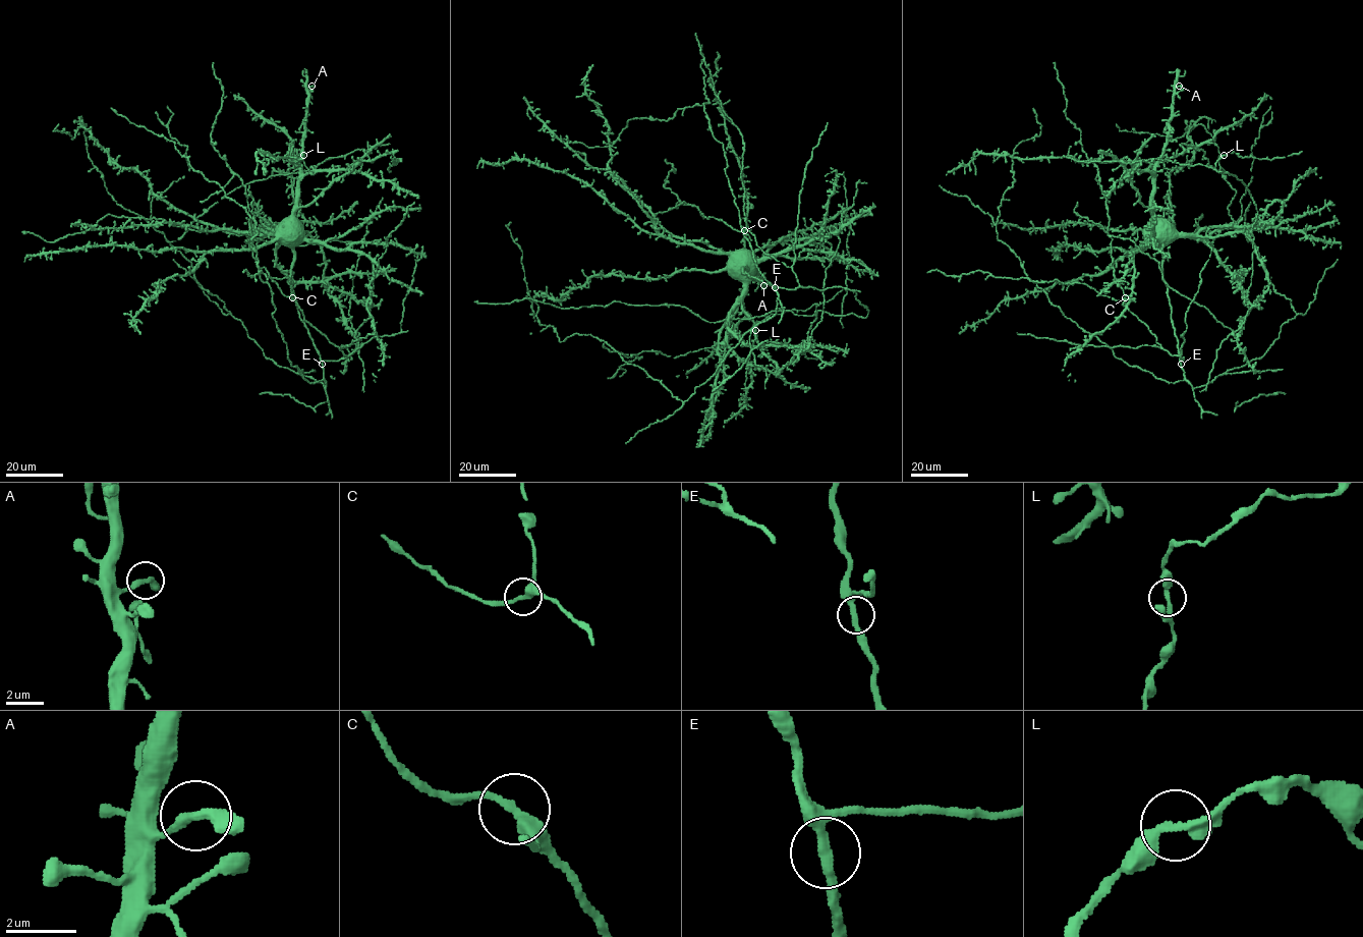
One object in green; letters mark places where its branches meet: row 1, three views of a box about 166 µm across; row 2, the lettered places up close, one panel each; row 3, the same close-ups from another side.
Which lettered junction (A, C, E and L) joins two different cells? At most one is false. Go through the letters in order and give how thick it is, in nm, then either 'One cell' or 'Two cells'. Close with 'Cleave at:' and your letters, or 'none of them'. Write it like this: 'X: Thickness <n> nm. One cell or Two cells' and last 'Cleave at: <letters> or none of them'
A: Thickness 320 nm. One cell
C: Thickness 320 nm. One cell
E: Thickness 280 nm. One cell
L: Thickness 300 nm. One cell
Cleave at: none of them

